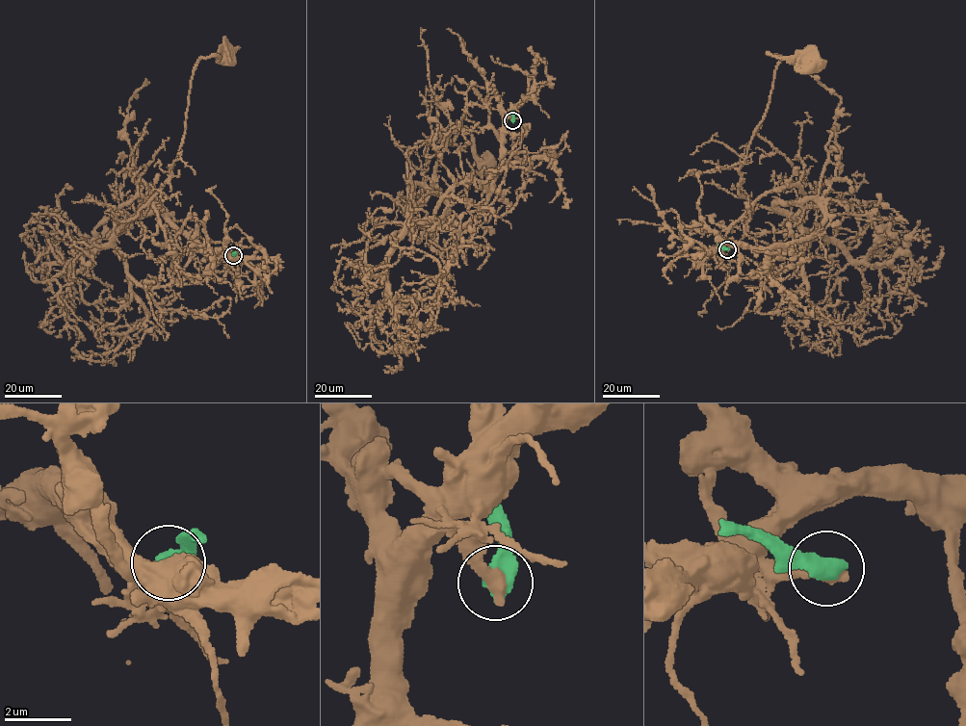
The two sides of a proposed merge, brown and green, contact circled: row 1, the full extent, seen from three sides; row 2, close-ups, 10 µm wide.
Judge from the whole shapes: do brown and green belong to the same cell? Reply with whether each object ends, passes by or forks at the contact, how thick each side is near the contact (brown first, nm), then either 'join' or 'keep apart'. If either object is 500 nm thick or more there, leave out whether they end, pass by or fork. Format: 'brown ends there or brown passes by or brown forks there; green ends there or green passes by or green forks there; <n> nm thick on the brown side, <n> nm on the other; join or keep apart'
400 nm thick on the brown side, 600 nm on the other; keep apart

